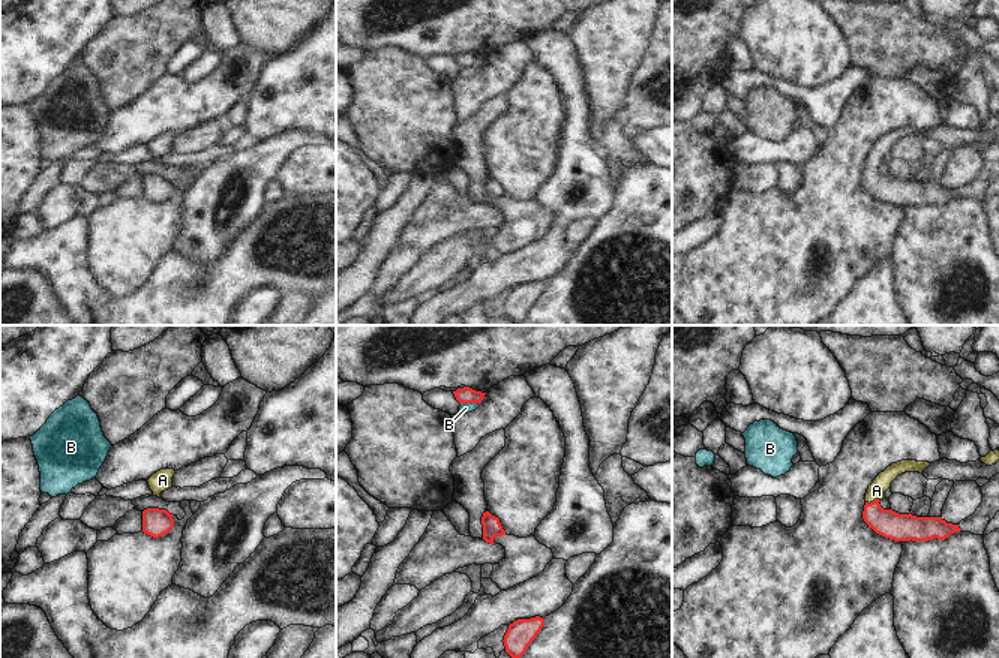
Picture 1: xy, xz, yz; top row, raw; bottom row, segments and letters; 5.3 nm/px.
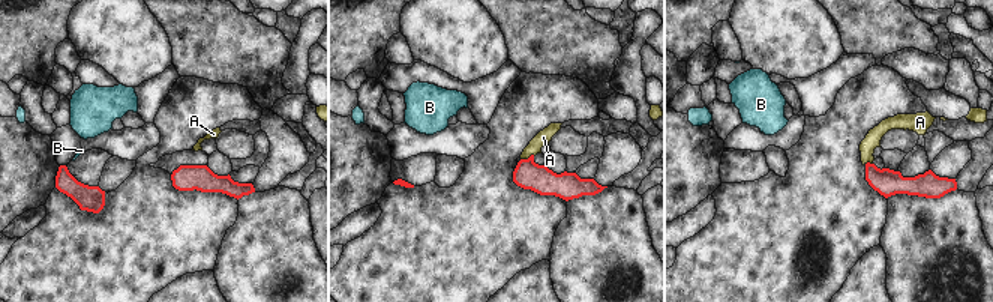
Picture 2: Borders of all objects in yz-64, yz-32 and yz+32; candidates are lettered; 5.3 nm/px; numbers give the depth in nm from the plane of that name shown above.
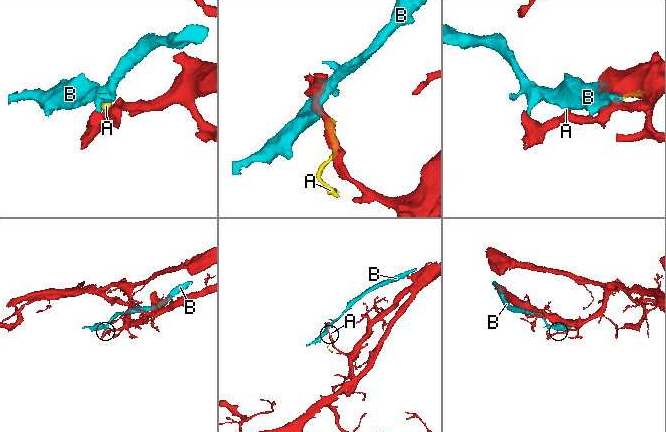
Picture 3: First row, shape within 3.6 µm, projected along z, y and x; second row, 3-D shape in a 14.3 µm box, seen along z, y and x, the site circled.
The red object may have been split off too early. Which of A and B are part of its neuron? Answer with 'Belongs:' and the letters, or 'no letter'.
Belongs: A

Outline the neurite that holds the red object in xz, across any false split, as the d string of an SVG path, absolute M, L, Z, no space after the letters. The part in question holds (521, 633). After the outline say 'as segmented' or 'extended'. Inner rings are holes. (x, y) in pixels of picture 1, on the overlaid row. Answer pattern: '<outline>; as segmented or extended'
M540 616L531 619L518 619L513 624L510 624L502 640L506 652L512 658L520 658L543 627L544 619Z; as segmented

